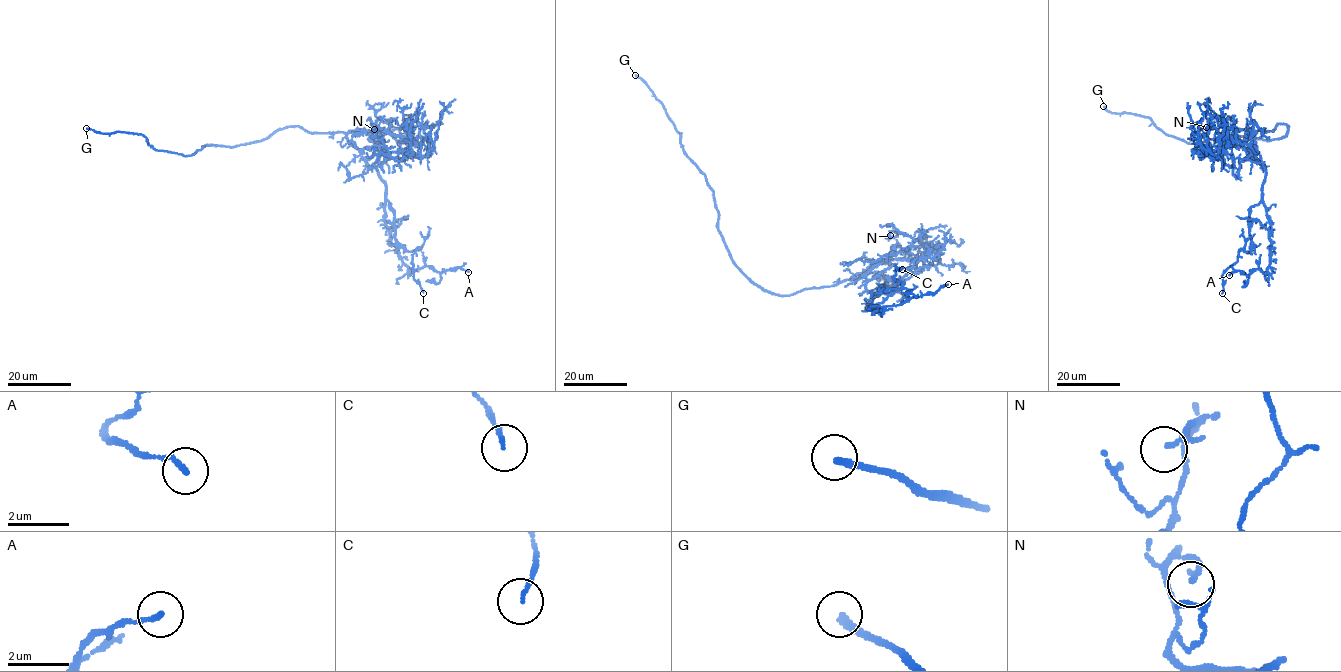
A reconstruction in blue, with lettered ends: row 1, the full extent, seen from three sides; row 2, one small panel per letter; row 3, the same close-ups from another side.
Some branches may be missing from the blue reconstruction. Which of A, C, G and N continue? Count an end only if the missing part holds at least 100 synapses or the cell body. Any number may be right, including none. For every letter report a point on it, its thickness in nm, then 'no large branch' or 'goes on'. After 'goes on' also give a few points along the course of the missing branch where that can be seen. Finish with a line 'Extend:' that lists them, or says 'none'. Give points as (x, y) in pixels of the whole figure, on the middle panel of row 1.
A: (948, 284) | 170 nm | no large branch
C: (902, 269) | 110 nm | no large branch
G: (635, 75) | 260 nm | goes on | (635, 75), (621, 50), (621, 44), (638, 22)
N: (890, 235) | 110 nm | no large branch
Extend: G

